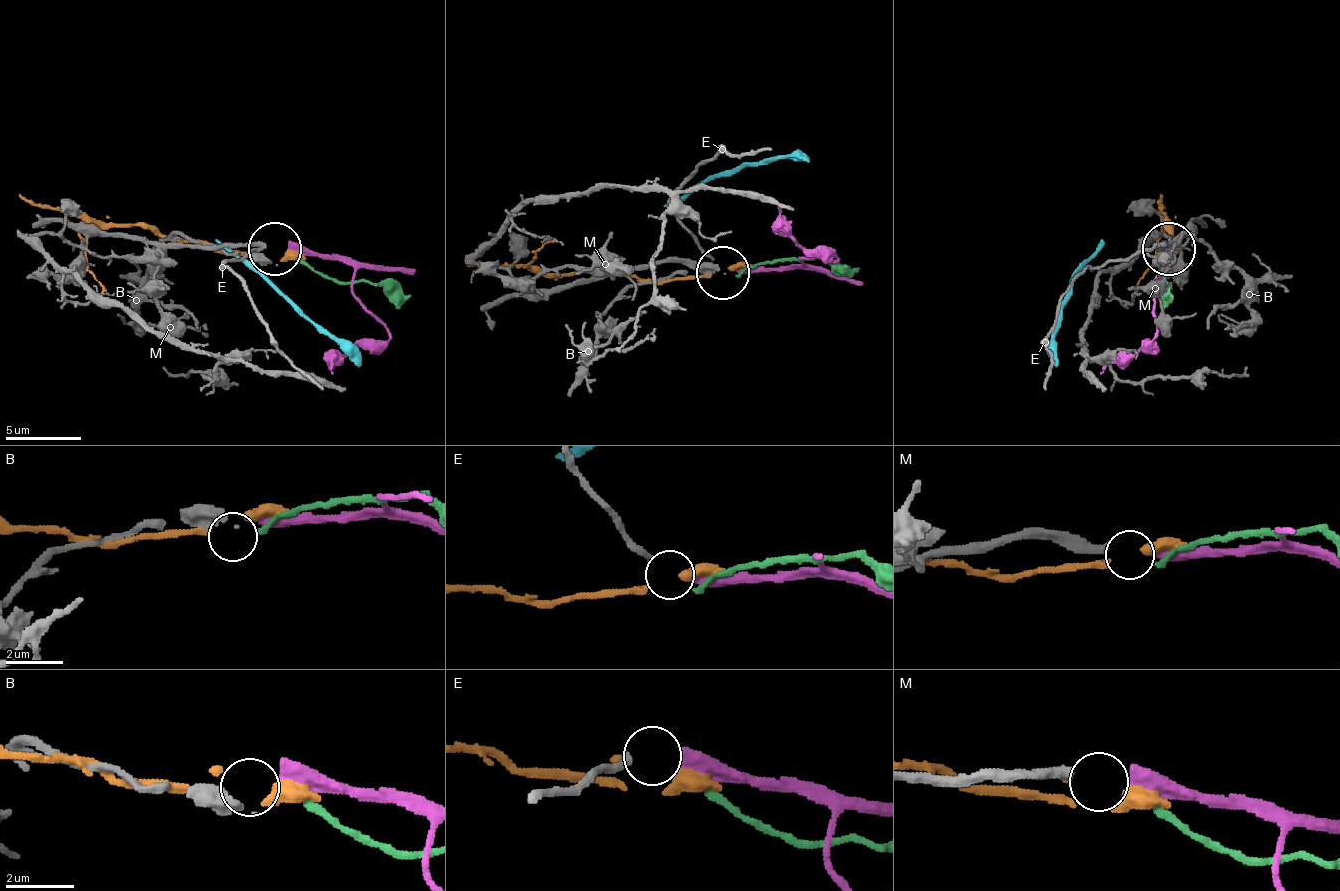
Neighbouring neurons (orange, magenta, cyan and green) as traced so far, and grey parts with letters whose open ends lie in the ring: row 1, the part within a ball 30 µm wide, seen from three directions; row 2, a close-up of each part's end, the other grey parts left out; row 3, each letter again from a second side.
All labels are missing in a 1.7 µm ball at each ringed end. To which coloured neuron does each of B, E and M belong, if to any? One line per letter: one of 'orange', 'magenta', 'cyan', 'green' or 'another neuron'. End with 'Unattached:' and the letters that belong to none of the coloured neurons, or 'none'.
B: green
E: another neuron
M: magenta
Unattached: E

